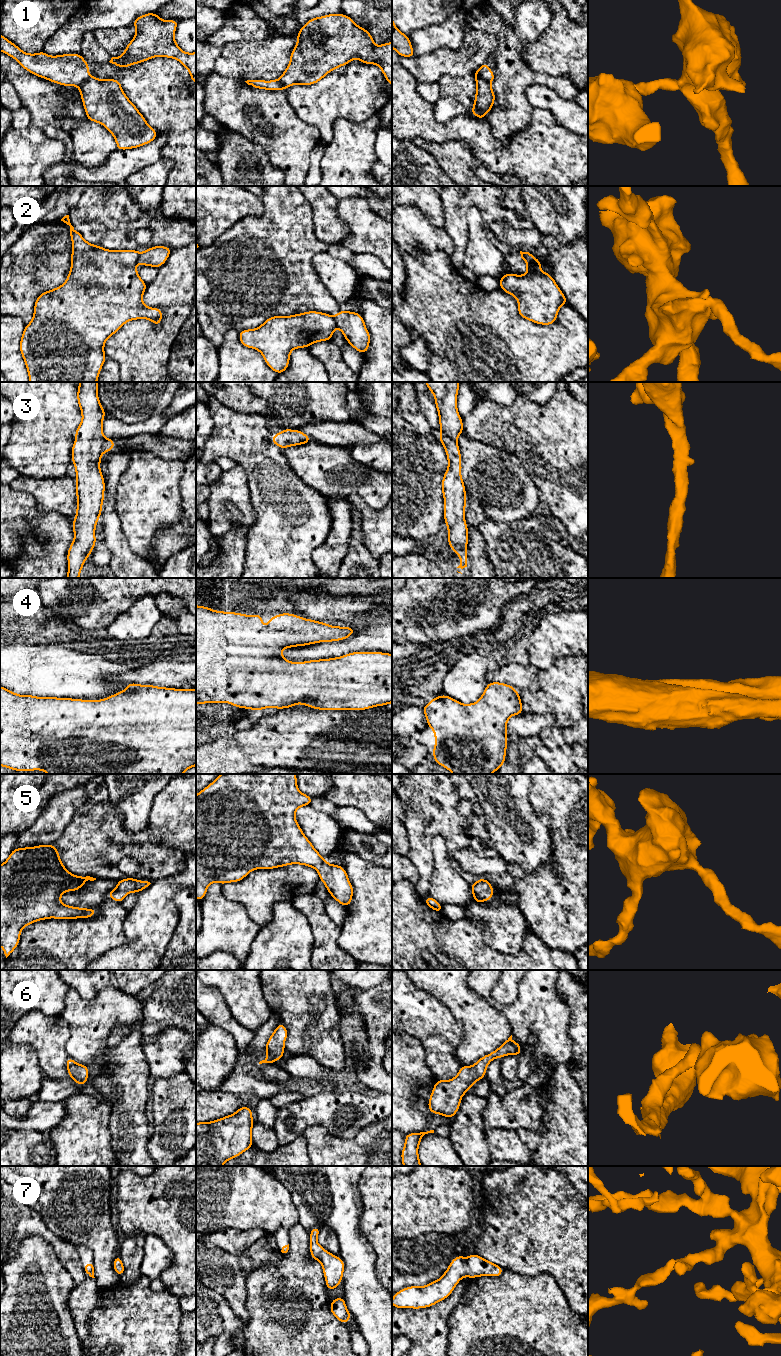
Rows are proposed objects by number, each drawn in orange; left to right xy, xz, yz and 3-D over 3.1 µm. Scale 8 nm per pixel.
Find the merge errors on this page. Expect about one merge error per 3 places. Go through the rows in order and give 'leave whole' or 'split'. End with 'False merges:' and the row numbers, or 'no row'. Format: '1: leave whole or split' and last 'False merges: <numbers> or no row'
1: split
2: split
3: leave whole
4: leave whole
5: leave whole
6: leave whole
7: leave whole
False merges: 1, 2

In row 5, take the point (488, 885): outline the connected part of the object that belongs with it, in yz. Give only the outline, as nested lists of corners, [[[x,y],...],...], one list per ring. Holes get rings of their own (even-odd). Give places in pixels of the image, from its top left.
[[[484,878],[478,879],[470,885],[473,893],[473,901],[481,903],[489,901],[493,897],[494,888],[491,883]]]

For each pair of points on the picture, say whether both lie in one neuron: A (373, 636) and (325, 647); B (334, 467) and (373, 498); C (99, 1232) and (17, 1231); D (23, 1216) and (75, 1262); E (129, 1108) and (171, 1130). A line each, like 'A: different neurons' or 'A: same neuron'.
A: same neuron
B: same neuron
C: different neurons
D: same neuron
E: different neurons

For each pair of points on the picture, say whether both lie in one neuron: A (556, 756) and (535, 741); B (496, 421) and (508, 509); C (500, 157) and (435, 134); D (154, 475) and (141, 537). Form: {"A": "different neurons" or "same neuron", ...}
{"A": "same neuron", "B": "different neurons", "C": "same neuron", "D": "same neuron"}

